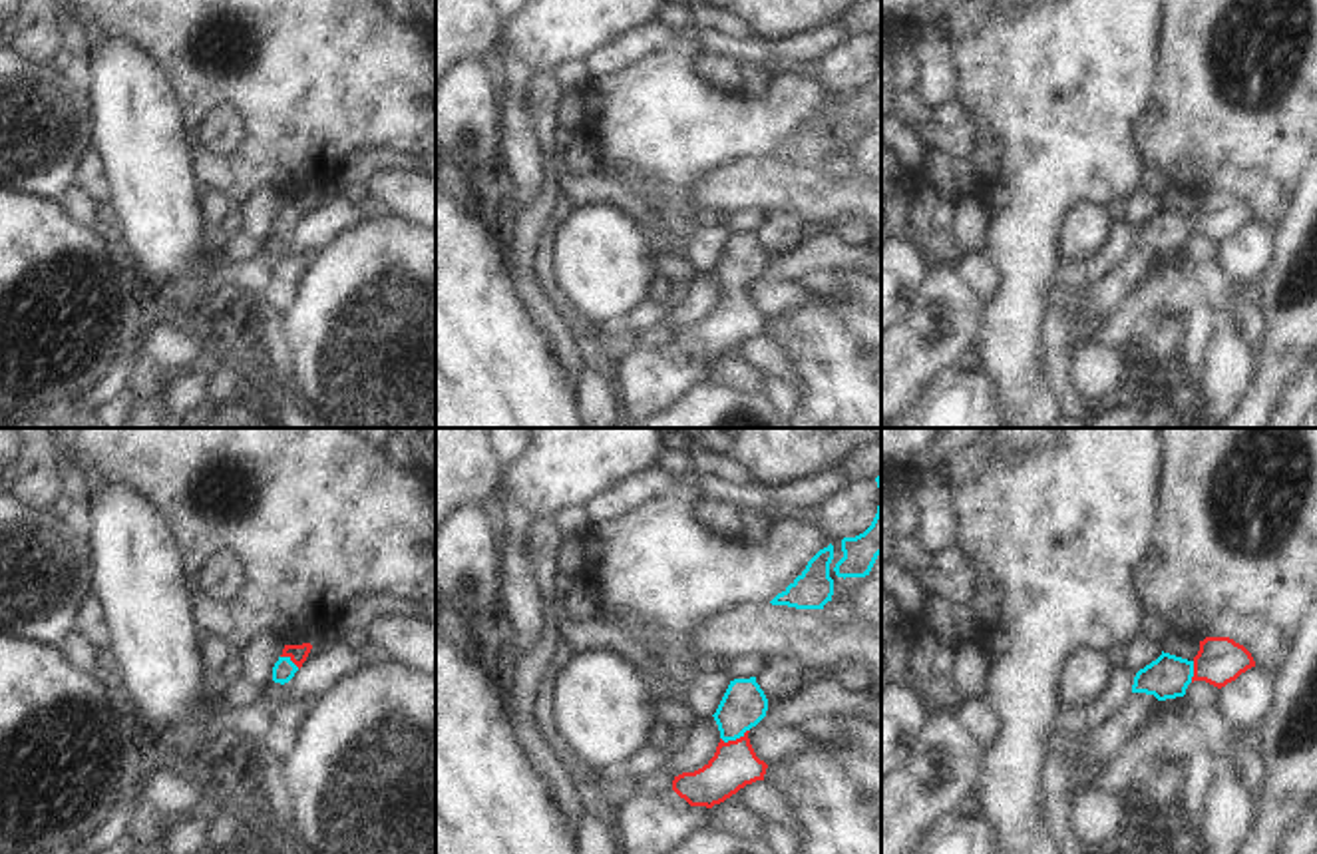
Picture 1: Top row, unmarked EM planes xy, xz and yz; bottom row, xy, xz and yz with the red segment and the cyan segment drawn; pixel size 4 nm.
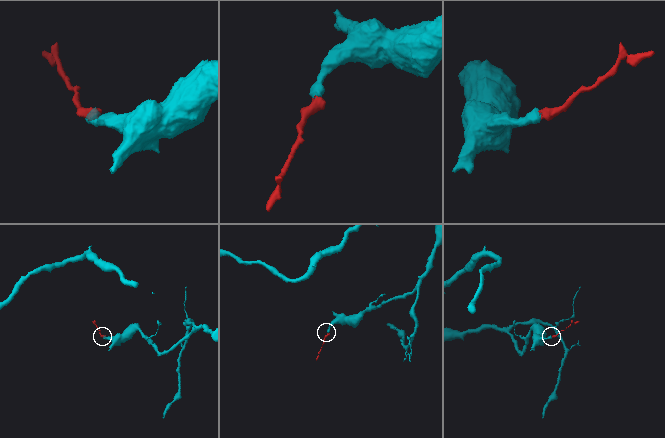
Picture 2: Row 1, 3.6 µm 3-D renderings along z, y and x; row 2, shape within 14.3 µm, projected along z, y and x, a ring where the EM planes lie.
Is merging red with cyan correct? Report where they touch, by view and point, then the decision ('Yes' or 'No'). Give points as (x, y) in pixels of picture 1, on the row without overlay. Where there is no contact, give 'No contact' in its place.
Touches red at xz (737, 293). Yes

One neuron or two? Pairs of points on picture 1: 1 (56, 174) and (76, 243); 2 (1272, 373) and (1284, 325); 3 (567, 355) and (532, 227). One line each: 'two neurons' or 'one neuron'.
1: two neurons
2: one neuron
3: one neuron

